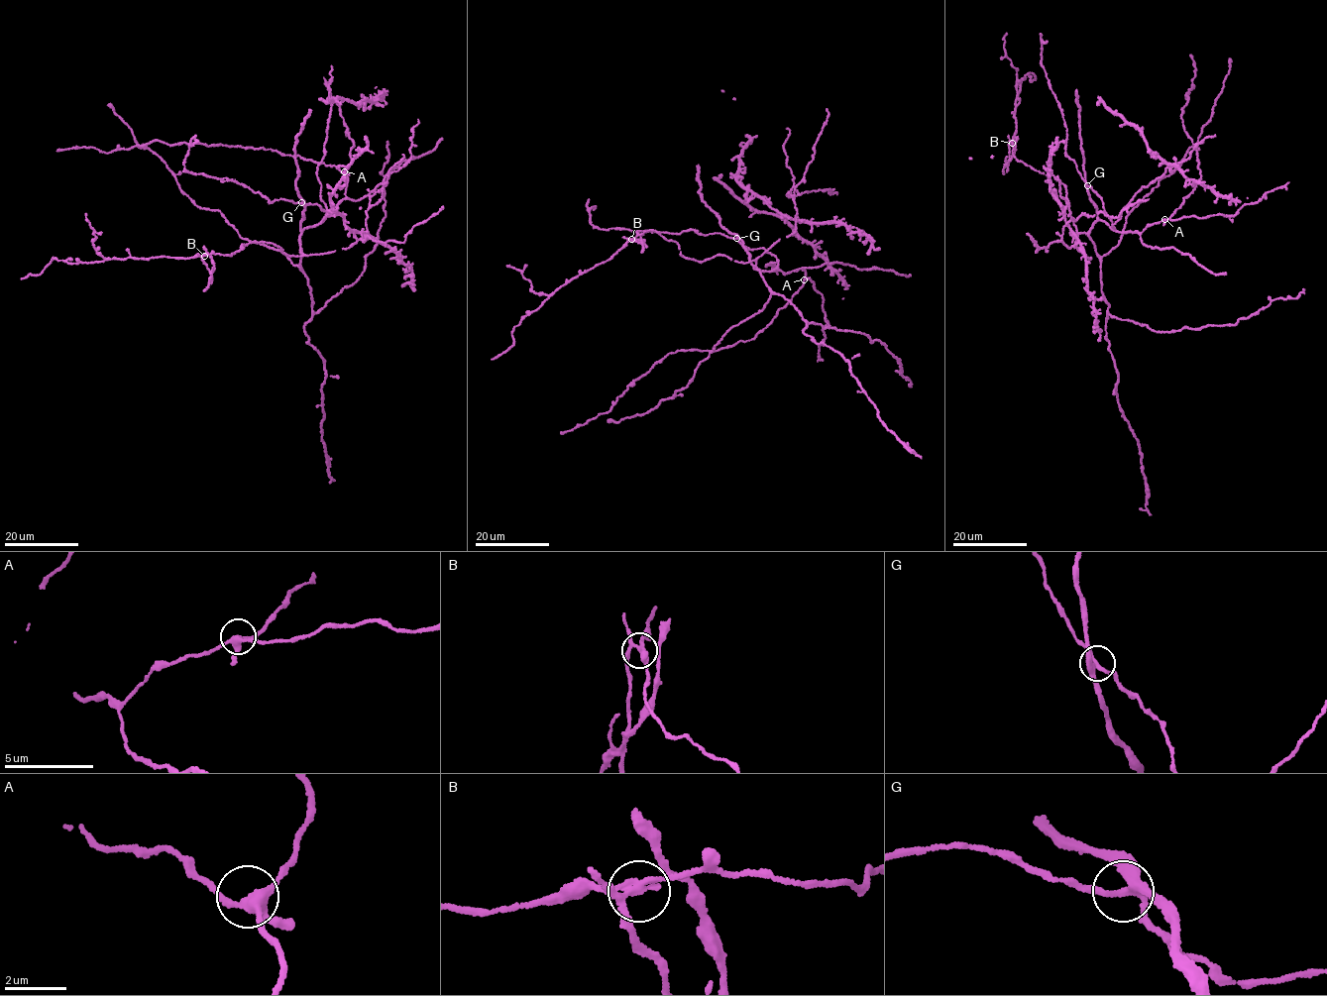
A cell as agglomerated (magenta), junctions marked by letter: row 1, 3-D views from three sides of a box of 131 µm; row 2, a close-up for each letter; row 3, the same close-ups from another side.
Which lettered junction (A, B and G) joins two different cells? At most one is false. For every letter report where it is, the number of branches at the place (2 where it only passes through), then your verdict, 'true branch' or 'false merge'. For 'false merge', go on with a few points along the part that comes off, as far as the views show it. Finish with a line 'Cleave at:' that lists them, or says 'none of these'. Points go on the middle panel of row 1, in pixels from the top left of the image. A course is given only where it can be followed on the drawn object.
A: place (804, 279); branches 4; true branch
B: place (631, 239); branches 4; false merge; course (631, 239), (640, 243), (644, 241), (630, 239)
G: place (736, 238); branches 4; true branch
Cleave at: B

